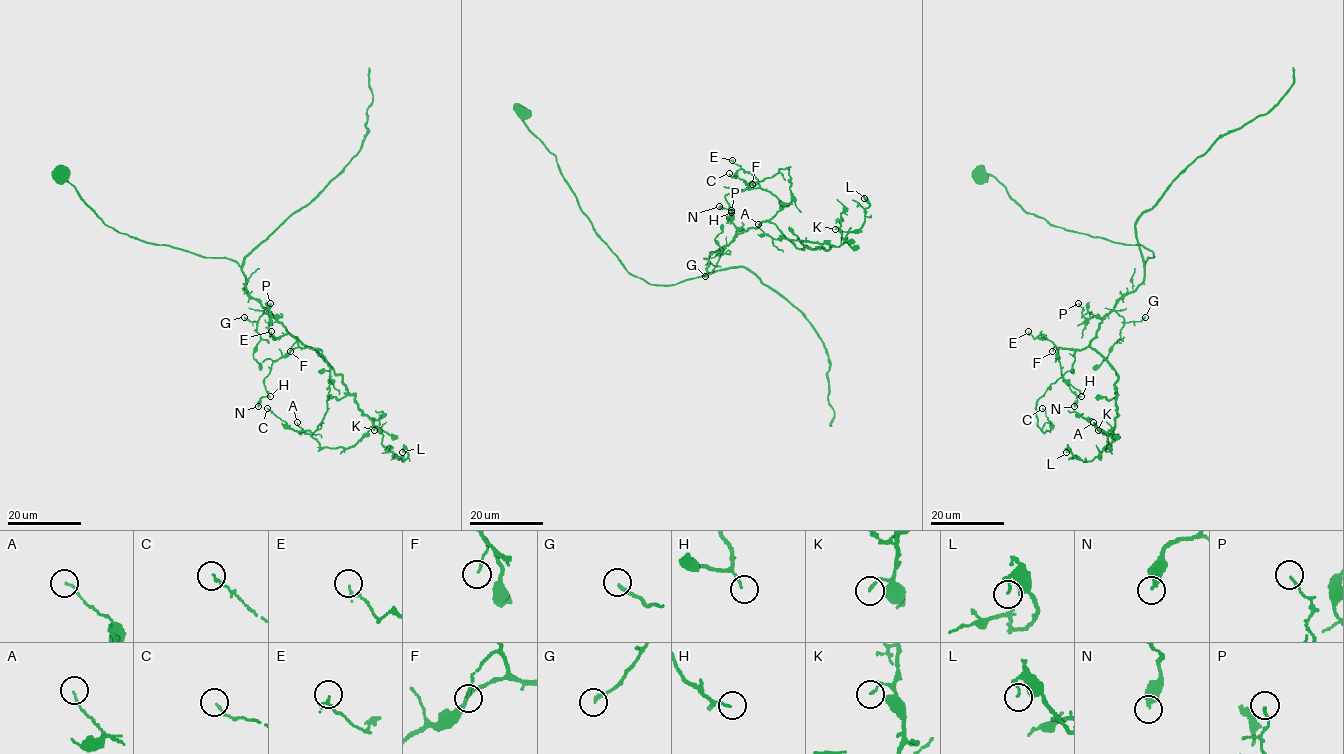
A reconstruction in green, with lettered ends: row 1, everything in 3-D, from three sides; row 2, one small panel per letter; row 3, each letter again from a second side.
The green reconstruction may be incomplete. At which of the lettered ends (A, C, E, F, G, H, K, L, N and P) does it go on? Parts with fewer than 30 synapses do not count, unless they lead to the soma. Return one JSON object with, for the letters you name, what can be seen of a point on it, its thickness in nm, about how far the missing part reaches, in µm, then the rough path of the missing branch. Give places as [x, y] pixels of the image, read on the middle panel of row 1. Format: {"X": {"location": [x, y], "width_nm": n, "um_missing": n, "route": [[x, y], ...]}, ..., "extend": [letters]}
{"extend": []}

